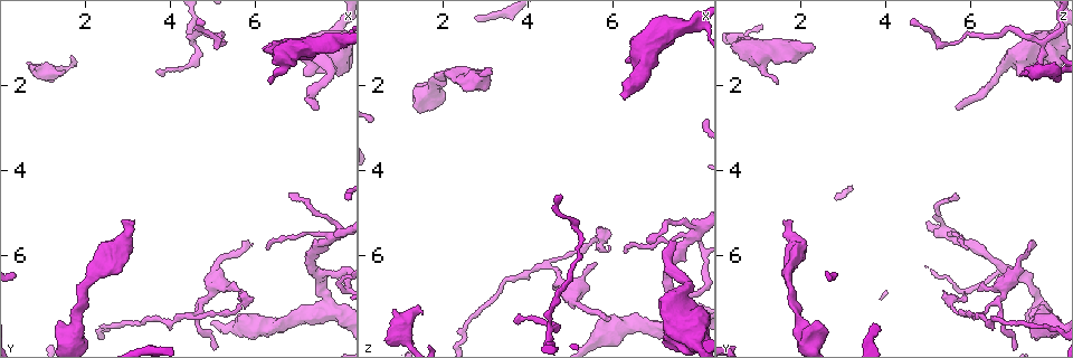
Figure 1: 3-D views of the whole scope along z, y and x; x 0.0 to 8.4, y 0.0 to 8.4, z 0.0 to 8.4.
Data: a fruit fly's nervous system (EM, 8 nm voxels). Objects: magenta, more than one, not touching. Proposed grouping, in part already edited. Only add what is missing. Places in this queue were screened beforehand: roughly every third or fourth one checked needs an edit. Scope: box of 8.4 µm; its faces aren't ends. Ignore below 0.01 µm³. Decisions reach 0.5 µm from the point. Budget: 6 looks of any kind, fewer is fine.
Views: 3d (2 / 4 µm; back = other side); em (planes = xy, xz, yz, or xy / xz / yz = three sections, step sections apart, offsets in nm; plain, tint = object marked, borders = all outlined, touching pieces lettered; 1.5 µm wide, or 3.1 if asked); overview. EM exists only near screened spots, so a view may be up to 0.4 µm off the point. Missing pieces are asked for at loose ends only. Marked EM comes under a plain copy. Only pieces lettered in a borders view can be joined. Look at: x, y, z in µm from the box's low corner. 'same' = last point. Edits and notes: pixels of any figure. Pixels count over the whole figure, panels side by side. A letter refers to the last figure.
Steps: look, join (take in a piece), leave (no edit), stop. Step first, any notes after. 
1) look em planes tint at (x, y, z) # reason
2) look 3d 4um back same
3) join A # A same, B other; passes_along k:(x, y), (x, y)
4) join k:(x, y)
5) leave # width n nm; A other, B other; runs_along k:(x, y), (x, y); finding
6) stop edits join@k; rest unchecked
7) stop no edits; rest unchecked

look em xz step 4 borders at (6.25, 1.10, 2.30) # free end

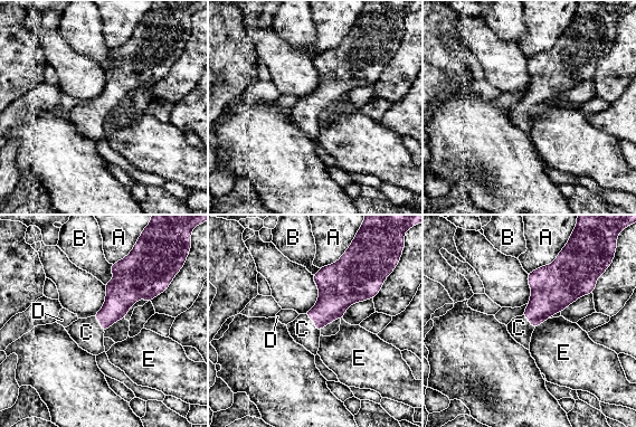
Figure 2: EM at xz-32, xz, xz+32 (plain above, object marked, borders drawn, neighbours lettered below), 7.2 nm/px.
join C # A other, B other, C same, D other, E other; passes_along 2:(335, 295), (315, 322), (302, 329); the cell continues

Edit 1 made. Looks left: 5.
look overview

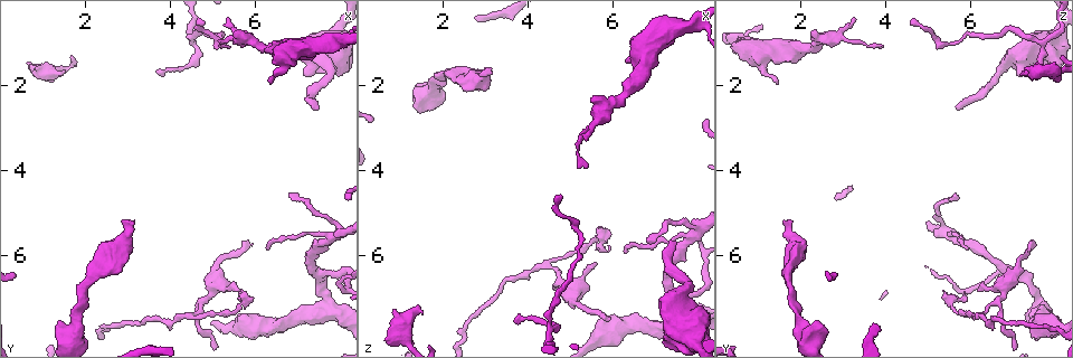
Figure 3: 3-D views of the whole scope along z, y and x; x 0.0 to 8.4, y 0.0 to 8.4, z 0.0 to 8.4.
look em planes borders at (7.30, 2.55, 5.70) # an open end

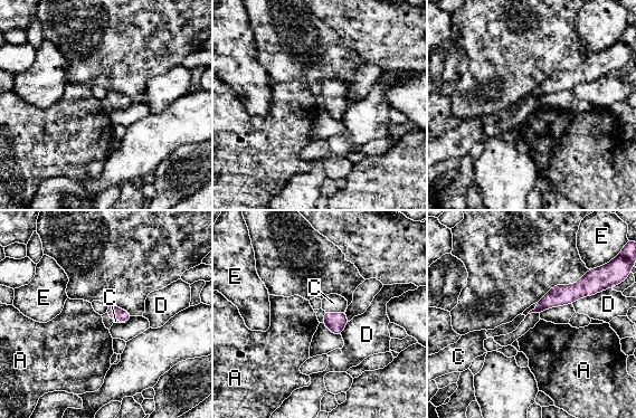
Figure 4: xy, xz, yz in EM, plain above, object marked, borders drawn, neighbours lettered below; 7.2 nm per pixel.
join C # width 100 nm; A other, C same, D other, E other; passes_along 4:(335, 322), (334, 313), (333, 303); it goes on there

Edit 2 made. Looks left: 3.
look overview # see it whole again

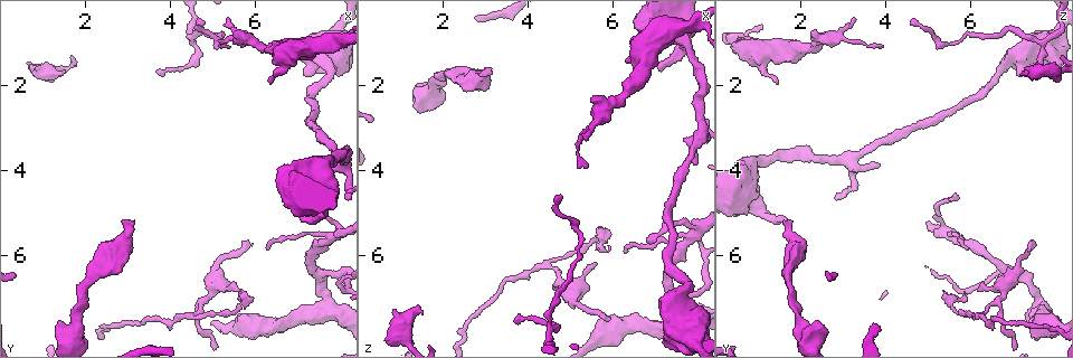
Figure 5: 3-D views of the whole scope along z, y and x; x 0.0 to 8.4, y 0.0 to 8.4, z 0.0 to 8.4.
look em xy step 4 borders at (5.60, 6.85, 6.20) # thin end

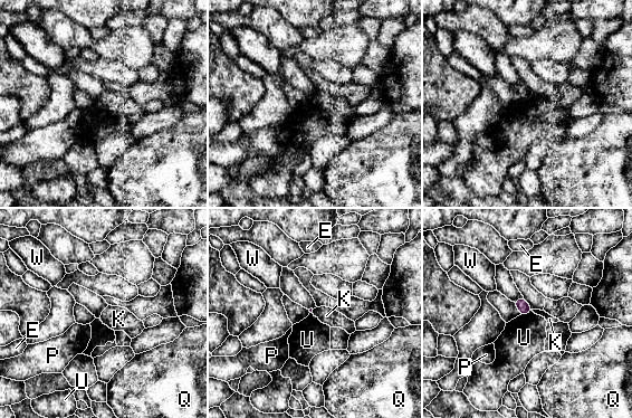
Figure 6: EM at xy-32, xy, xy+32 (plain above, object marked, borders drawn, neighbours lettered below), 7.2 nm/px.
look em yz step 8 borders same # cut it another way

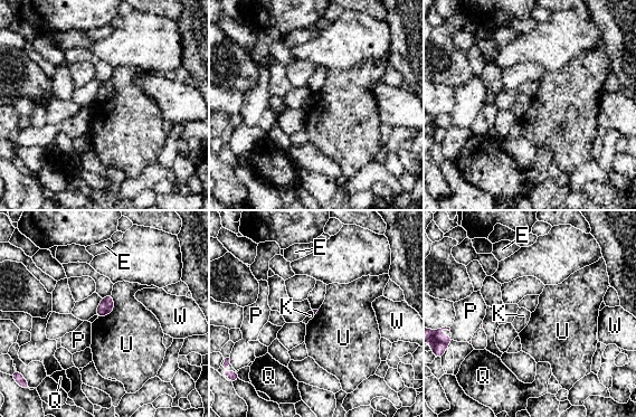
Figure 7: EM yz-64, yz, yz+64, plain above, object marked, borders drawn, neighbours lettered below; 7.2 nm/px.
leave # E other, K other, P other, Q other, U other, W other; border 7:(112, 294), (113, 309), (98, 318); none of them fits

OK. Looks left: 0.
stop edits join@2, join@4; rest unchecked

